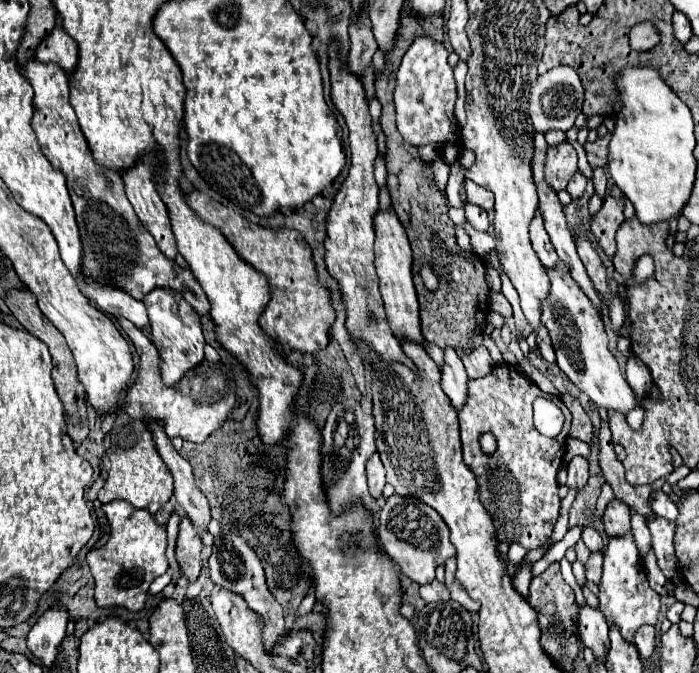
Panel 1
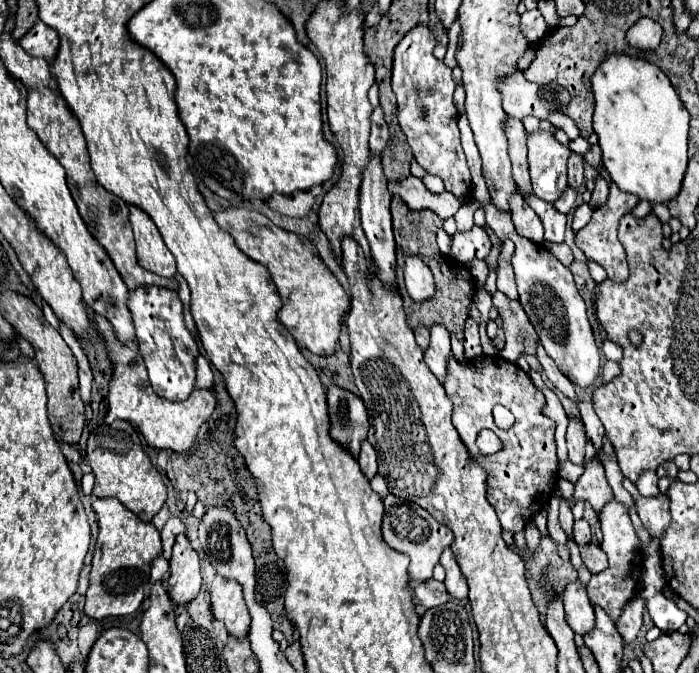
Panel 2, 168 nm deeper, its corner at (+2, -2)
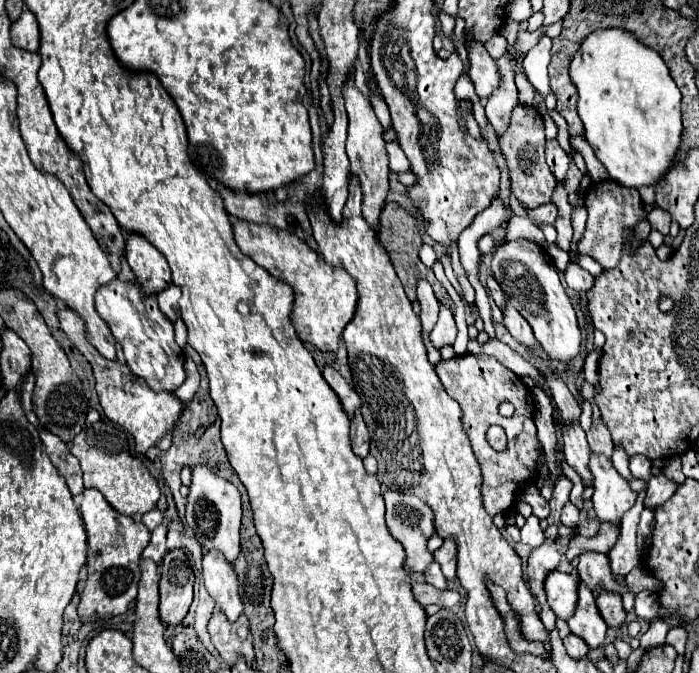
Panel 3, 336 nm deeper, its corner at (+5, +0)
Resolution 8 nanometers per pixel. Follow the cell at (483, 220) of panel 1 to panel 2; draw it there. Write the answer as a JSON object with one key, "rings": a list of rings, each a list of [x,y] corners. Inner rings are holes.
{"rings":[[[474,226],[470,232],[464,232],[458,236],[458,244],[452,244],[450,248],[450,256],[460,262],[460,264],[466,264],[468,260],[484,260],[488,254],[490,254],[490,238],[486,234],[484,228],[480,226]]]}

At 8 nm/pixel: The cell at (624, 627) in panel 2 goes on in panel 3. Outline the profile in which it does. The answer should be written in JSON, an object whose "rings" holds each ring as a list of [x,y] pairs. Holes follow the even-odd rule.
{"rings":[[[603,592],[597,596],[597,608],[611,628],[621,628],[625,624],[625,610],[621,604],[621,596],[617,592]]]}

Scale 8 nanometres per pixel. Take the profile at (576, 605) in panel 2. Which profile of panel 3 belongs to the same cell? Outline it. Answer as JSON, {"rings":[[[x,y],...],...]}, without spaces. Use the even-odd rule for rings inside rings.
{"rings":[[[576,557],[572,561],[573,572],[563,574],[563,572],[555,570],[553,574],[549,574],[549,578],[545,582],[549,606],[553,606],[553,612],[563,620],[571,618],[577,610],[577,598],[579,598],[577,592],[579,592],[579,584],[581,584],[581,578],[577,572],[578,563],[579,558]]]}

